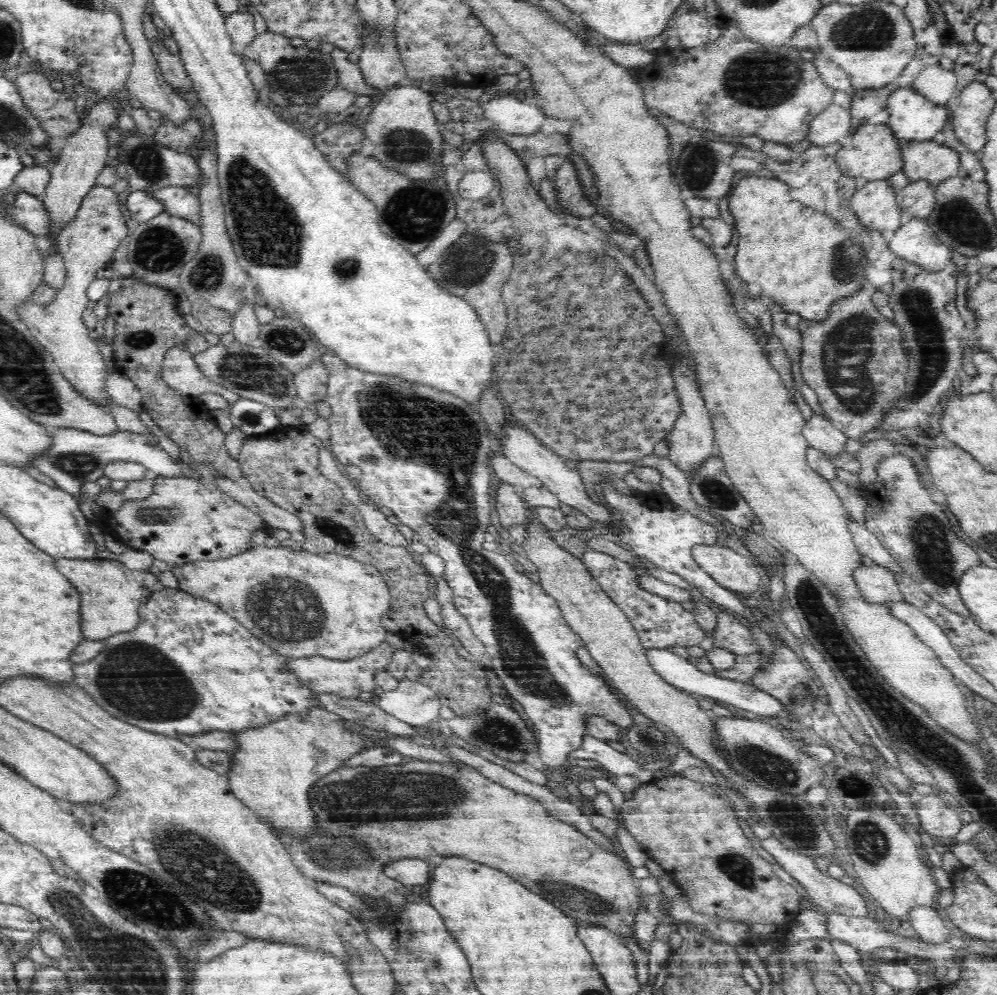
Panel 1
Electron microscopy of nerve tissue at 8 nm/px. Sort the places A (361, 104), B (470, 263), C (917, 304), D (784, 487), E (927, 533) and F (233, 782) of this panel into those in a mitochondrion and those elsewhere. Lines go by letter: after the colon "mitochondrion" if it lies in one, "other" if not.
A: other
B: mitochondrion
C: mitochondrion
D: other
E: mitochondrion
F: other

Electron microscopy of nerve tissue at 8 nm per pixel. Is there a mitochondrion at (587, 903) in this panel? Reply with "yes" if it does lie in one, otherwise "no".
yes

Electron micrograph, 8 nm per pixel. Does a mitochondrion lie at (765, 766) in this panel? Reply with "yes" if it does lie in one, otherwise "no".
yes

